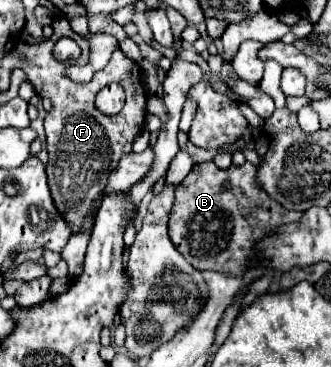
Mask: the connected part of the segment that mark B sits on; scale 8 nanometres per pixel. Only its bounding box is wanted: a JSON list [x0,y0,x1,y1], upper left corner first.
[169,161,303,275]

